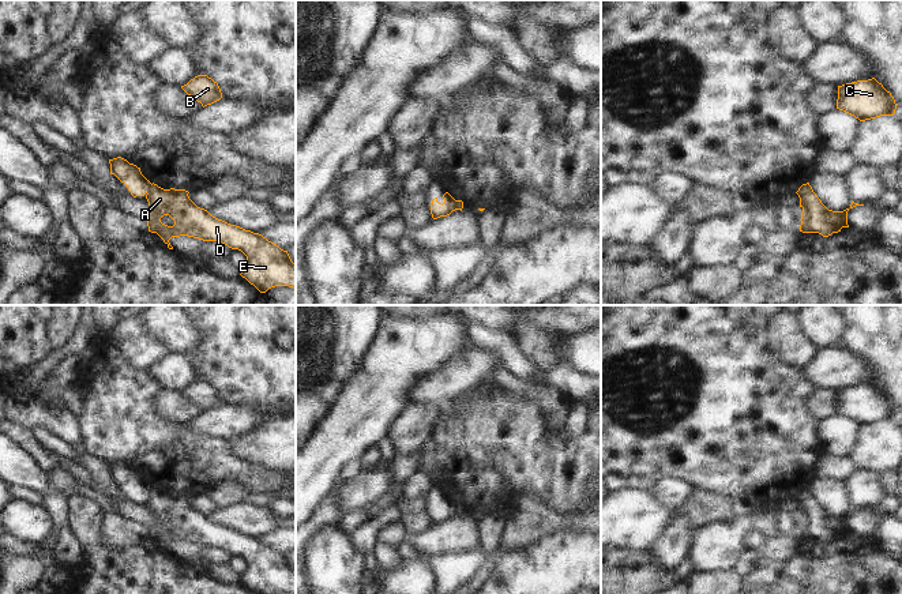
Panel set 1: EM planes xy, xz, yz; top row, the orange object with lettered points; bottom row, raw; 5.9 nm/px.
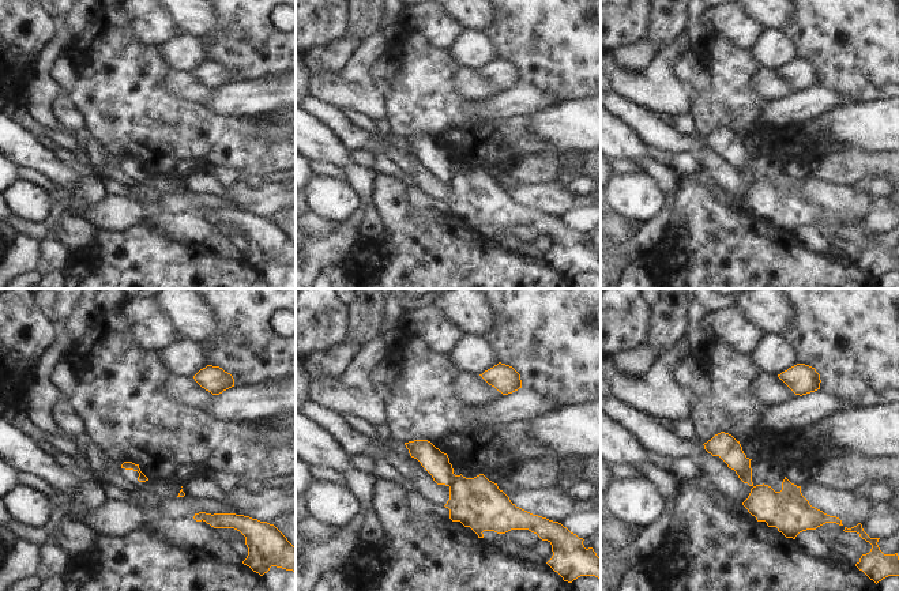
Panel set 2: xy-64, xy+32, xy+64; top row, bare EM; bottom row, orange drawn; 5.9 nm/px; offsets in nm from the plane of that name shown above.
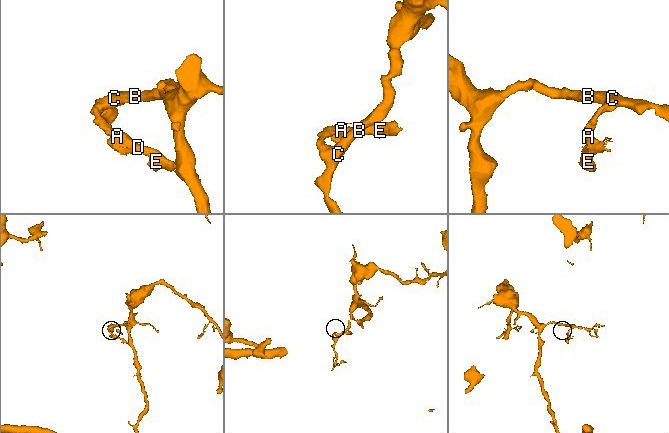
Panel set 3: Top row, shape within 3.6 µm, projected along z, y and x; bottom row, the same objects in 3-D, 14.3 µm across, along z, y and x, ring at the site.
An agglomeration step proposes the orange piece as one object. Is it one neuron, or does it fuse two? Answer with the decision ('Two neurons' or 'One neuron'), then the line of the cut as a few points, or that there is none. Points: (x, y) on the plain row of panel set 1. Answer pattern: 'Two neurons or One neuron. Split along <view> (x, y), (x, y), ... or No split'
Two neurons. Split along xy (151, 489), (146, 497).

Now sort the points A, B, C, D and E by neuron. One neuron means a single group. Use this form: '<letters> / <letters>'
A D E / B C

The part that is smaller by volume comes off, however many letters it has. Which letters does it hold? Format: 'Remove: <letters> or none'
Remove: A, D, E

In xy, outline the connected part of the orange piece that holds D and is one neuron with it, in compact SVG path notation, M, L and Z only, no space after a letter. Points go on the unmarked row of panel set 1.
M151 489L146 504L150 516L146 522L149 537L157 538L169 554L173 554L169 545L172 542L188 541L203 546L219 546L232 554L238 554L247 561L247 574L240 579L256 594L271 594L275 591L289 591L296 594L296 569L287 556L268 546L259 538L245 535L213 522L207 515L198 512L185 495L164 495Z

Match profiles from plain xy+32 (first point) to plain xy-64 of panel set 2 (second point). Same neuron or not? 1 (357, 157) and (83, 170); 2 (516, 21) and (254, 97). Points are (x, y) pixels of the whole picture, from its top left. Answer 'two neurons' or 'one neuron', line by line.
1: one neuron
2: two neurons

